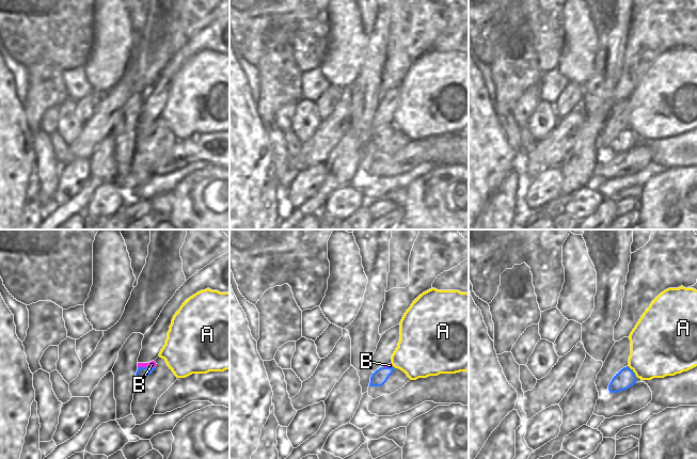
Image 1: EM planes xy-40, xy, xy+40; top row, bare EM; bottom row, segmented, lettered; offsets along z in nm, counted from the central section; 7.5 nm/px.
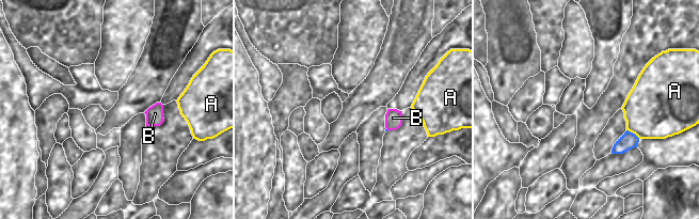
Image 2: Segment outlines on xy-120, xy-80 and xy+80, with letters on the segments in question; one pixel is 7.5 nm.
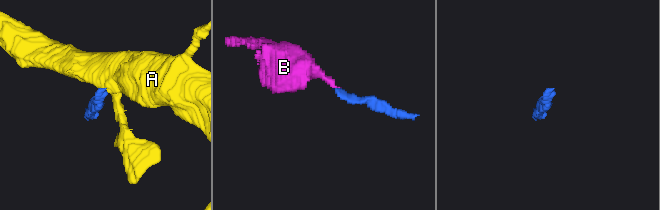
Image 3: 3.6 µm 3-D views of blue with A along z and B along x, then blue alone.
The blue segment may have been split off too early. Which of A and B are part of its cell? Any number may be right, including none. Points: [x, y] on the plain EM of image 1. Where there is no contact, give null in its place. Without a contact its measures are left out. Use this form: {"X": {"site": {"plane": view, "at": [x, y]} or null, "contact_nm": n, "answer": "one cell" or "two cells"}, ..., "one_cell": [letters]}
{"A": {"site": {"plane": "xy+40", "at": [633, 132]}, "contact_nm": 120, "answer": "two cells"}, "B": {"site": {"plane": "xy-40", "at": [146, 128]}, "contact_nm": 140, "answer": "one cell"}, "one_cell": ["B"]}

